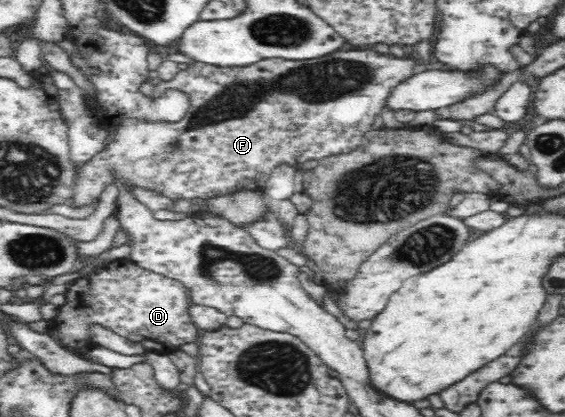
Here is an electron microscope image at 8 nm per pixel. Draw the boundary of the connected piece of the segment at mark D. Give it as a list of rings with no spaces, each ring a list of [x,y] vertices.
[[[114,259],[100,264],[82,278],[76,278],[68,286],[64,294],[64,304],[57,307],[54,318],[49,320],[48,338],[55,340],[62,348],[70,354],[77,355],[84,361],[96,362],[90,354],[94,328],[110,330],[128,340],[142,343],[148,351],[155,351],[168,355],[178,350],[184,344],[197,341],[198,327],[193,323],[189,313],[189,306],[192,304],[189,299],[188,290],[179,281],[173,278],[158,274],[150,269],[138,266],[134,261]]]

